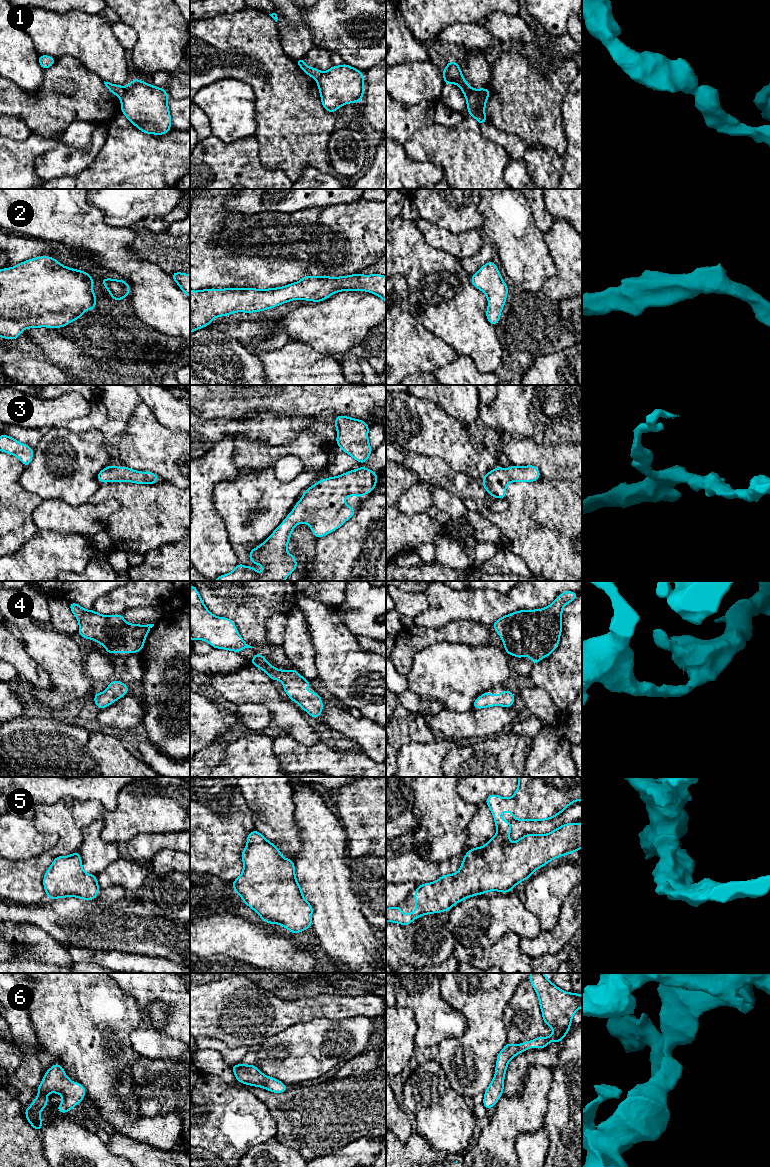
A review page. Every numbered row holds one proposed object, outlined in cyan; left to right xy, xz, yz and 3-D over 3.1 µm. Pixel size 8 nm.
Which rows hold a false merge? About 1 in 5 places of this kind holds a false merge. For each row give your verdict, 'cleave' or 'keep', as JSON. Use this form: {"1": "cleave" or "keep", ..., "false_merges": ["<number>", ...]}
{"1": "cleave", "2": "keep", "3": "keep", "4": "keep", "5": "keep", "6": "keep", "false_merges": ["1"]}

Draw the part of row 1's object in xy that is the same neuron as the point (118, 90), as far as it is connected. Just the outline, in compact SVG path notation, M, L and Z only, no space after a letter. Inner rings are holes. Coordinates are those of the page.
M104 81L104 84L107 87L107 89L111 93L115 94L119 99L121 99L123 97L126 87L120 86L120 85L115 85L113 83L105 82L105 81Z

